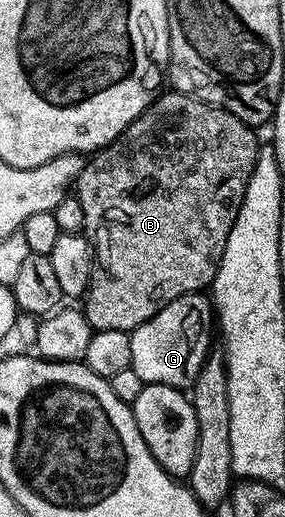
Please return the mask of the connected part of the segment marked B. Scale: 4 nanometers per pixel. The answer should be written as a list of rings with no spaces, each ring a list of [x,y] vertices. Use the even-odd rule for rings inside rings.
[[[177,90],[169,91],[163,91],[113,142],[93,153],[82,165],[82,173],[76,185],[76,195],[84,210],[85,231],[94,246],[94,269],[84,297],[86,303],[84,313],[87,323],[94,332],[124,330],[131,333],[144,322],[151,320],[161,308],[168,306],[168,302],[187,294],[201,293],[213,285],[214,276],[218,273],[224,254],[224,246],[228,242],[228,234],[244,202],[244,190],[248,186],[248,178],[252,178],[252,170],[256,166],[260,141],[254,137],[255,129],[251,125],[245,124],[243,120],[236,118],[230,112],[225,112],[222,108],[205,104],[195,96],[185,96],[183,92]]]

